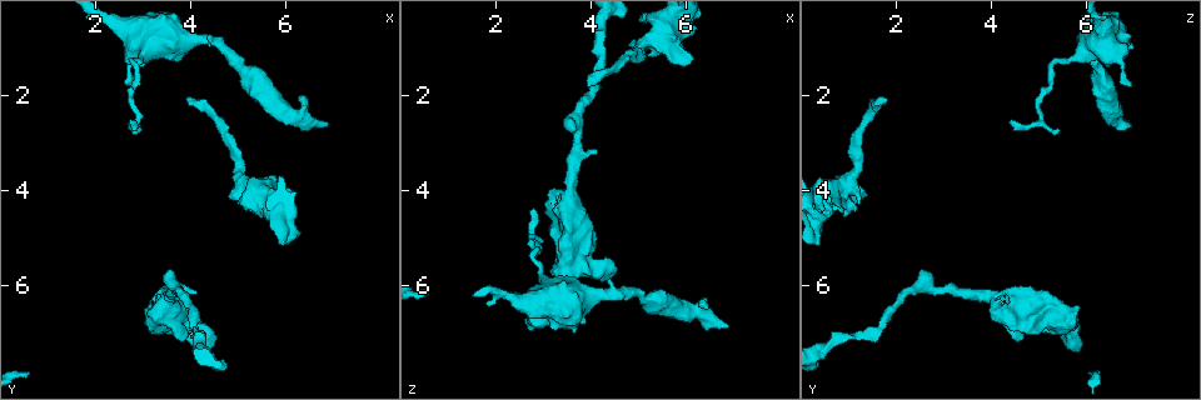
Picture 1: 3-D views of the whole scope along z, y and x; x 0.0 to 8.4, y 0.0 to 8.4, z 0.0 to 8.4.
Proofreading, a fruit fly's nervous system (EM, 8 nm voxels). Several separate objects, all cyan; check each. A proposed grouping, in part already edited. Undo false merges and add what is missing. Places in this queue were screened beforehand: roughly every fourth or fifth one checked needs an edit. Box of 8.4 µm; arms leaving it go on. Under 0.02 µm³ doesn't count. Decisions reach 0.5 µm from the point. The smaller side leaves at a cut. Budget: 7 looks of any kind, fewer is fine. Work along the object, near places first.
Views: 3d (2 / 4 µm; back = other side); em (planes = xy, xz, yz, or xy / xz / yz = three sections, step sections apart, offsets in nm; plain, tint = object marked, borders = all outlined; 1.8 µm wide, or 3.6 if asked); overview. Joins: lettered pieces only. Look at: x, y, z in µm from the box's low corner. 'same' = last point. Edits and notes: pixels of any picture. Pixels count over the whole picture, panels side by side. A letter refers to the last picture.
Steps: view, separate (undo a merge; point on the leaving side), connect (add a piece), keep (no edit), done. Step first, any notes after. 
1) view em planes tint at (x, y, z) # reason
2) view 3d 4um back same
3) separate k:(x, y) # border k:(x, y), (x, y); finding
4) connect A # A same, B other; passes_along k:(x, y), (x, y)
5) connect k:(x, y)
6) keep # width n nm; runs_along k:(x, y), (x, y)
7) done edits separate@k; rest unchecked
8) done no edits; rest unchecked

view 3d 2um at (3.95, 2.05, 1.80) # long arm stops here

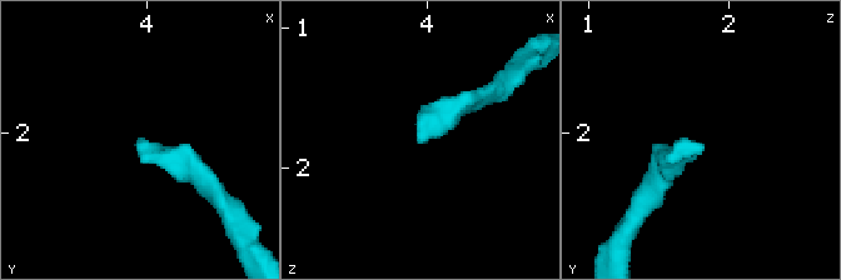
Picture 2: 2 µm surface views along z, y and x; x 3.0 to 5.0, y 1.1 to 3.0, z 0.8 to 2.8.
view em planes borders at (3.94, 2.08, 1.78) # now the EM

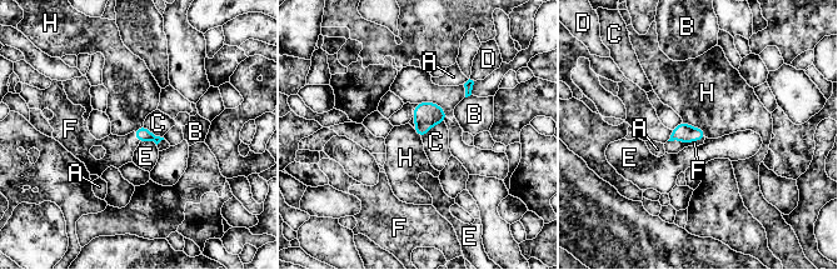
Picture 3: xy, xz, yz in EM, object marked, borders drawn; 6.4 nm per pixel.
connect F # width 90 nm; A other, B other, C other, D other, E other, F same, H other; passes_along 3:(686, 133), (686, 143), (674, 146); it goes on there

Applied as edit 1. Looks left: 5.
view em 3.6um planes plain at (5.25, 4.40, 1.20) # free end

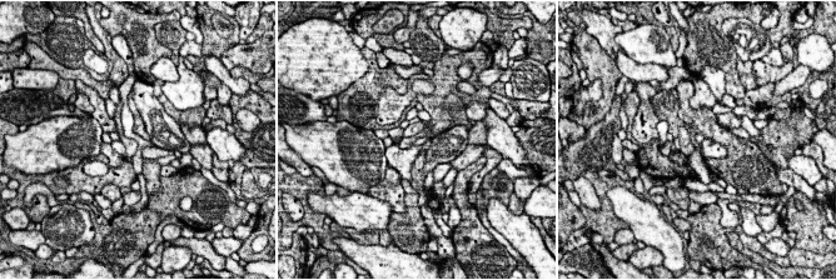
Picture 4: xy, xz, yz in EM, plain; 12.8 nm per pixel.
view em 3.6um planes borders same

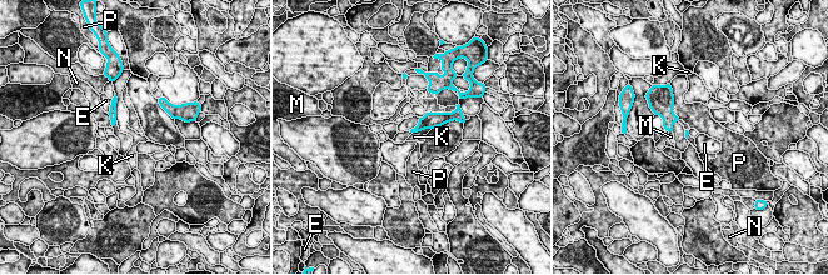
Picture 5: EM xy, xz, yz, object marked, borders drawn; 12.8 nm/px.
keep # longest_contact K 340 nm; E other, K other, M other, N other, P other; border 5:(115, 95), (116, 120); no lettered piece goes on from it

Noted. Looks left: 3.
view 3d 2um at (4.40, 7.30, 5.85) # stops while still wide

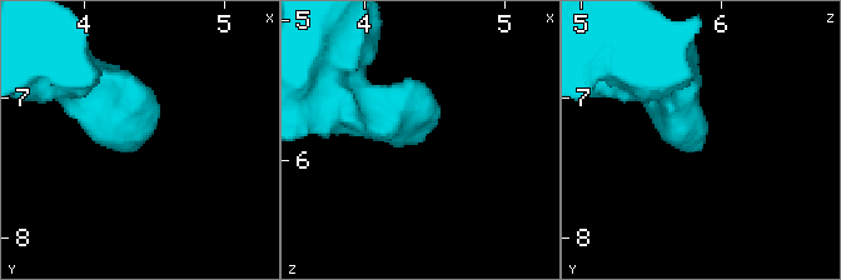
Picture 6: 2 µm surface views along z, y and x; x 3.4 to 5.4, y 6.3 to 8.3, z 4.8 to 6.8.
view em planes plain at (4.38, 7.32, 5.90)

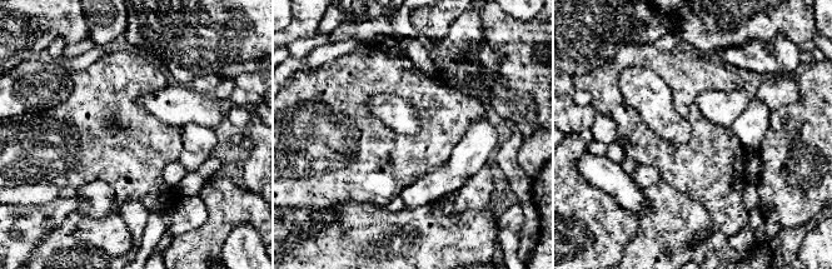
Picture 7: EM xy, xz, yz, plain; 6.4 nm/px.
view em planes borders same

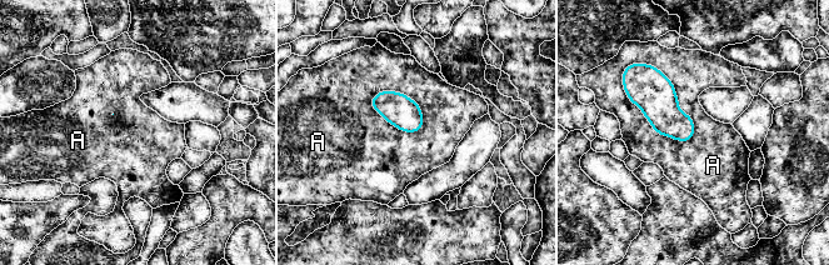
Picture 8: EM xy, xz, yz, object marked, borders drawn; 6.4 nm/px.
keep # longest_contact A 550 nm; A other; border 8:(647, 64), (690, 118), (688, 141); no lettered piece goes on from it

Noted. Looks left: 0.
done edits connect@3; rest unchecked

